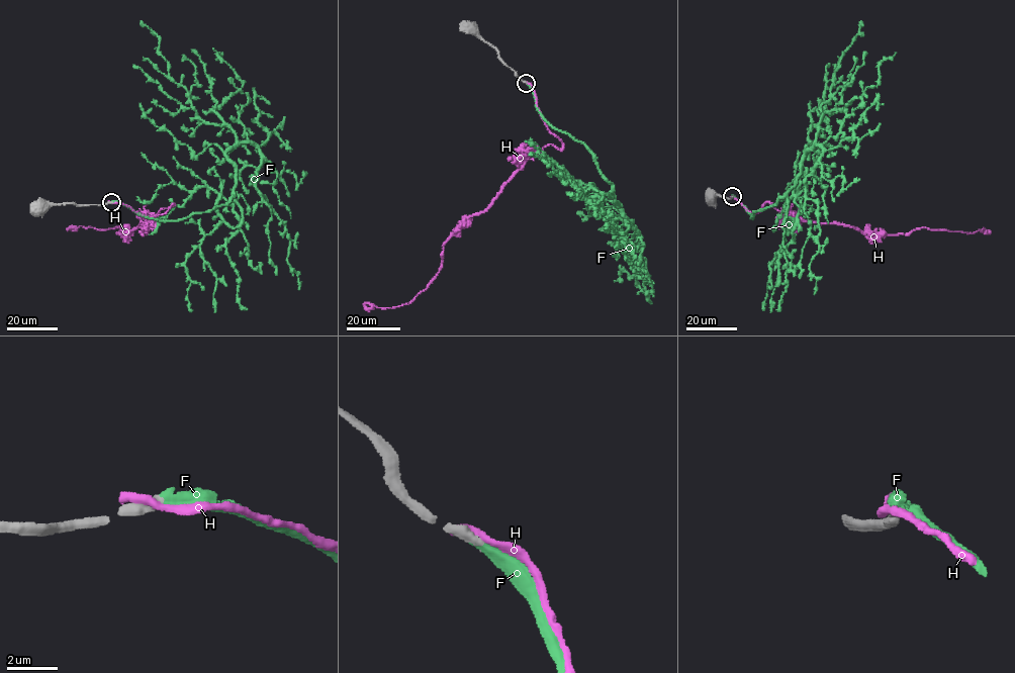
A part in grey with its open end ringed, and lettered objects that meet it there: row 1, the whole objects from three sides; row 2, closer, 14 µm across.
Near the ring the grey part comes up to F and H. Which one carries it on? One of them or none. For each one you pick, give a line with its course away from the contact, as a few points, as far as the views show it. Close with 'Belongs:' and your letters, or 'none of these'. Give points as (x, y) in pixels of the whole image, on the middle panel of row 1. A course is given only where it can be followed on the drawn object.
F: Its course: (526, 82), (550, 124), (593, 156), (638, 236), (632, 220), (625, 220), (627, 251), (616, 243), (613, 255)
Belongs: F

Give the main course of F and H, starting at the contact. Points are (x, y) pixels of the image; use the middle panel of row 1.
F: (526, 82), (550, 124), (593, 156), (638, 236), (632, 220), (625, 220), (627, 251), (616, 243), (613, 255)
H: (525, 81), (562, 148), (547, 145), (470, 216), (444, 244), (435, 277), (409, 302), (365, 303), (369, 311)

